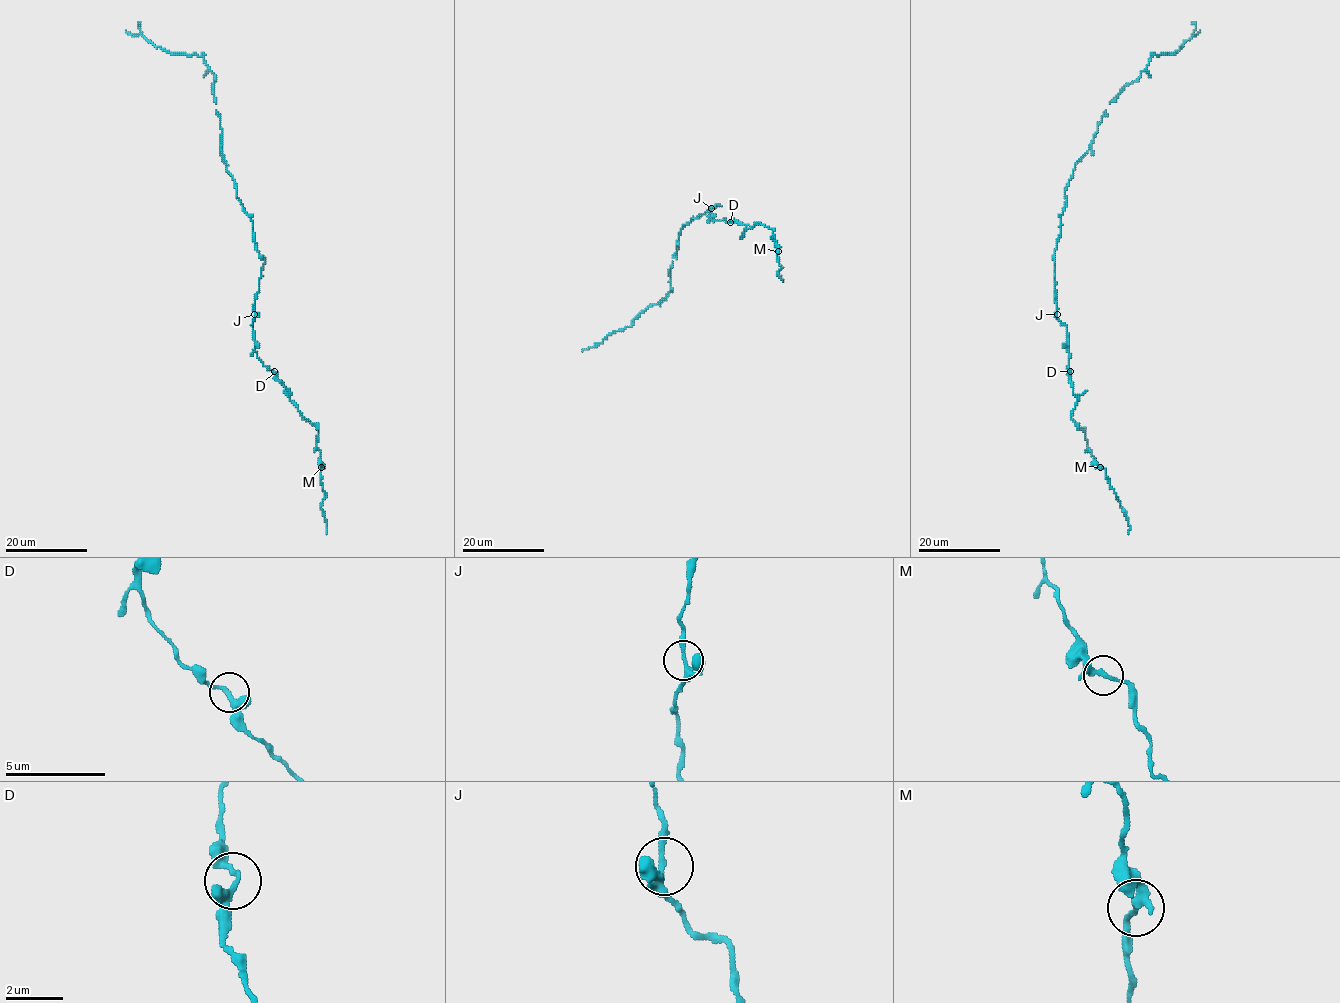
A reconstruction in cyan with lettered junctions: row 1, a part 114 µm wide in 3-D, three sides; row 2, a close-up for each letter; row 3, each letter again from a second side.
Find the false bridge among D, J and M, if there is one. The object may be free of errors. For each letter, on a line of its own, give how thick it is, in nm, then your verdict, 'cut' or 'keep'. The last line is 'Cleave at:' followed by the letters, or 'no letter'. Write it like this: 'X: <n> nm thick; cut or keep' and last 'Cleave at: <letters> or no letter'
D: 190 nm thick; keep
J: 180 nm thick; keep
M: 190 nm thick; keep
Cleave at: no letter

